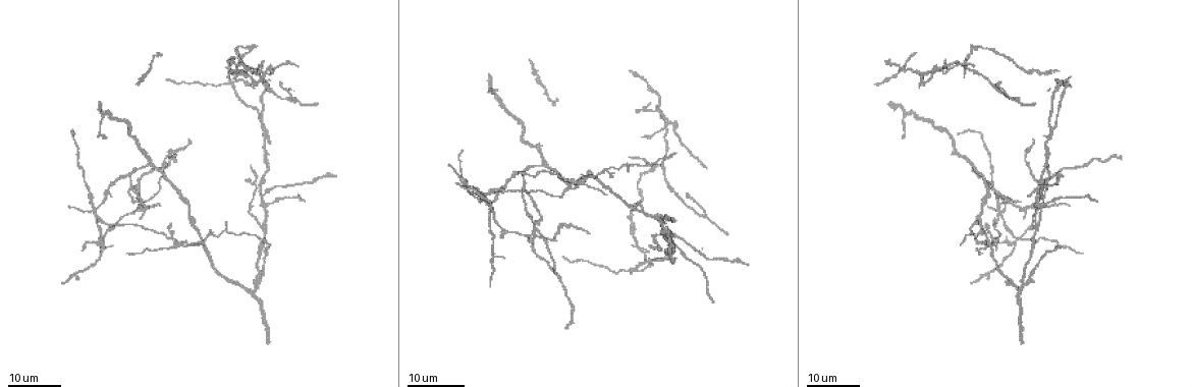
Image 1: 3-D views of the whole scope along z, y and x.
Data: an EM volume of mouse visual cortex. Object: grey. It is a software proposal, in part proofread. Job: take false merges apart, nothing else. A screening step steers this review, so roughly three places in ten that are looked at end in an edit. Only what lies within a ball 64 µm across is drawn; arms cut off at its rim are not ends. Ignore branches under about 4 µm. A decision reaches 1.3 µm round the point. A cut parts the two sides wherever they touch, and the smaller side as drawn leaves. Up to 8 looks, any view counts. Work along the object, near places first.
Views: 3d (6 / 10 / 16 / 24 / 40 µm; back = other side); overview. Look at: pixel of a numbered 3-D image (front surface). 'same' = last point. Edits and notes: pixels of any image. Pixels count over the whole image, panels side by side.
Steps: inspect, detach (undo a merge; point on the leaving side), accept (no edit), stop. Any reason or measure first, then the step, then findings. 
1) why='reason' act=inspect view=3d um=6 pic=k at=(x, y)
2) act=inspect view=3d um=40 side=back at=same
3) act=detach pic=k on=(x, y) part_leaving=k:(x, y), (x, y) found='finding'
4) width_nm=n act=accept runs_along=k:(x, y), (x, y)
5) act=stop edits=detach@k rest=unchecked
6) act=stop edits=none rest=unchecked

why='looks like a crossing' act=inspect view=3d um=16 pic=1 at=(1041, 205)

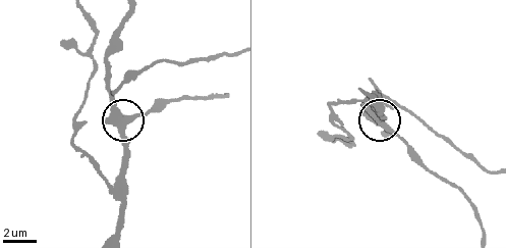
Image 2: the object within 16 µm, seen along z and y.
why='closer look' act=inspect view=3d um=6 pic=2 at=(376, 121)

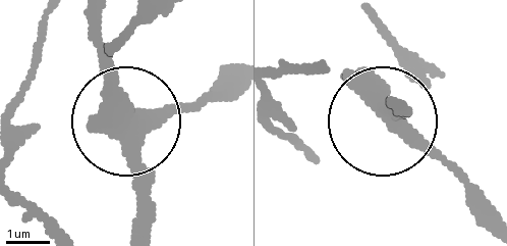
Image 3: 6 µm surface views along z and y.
width_nm=370 act=accept runs_along=3:(392, 100), (388, 118), (487, 206) found='one cell here'

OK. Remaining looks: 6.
why='small branch off a trunk' act=inspect view=3d um=24 pic=1 at=(129, 176)

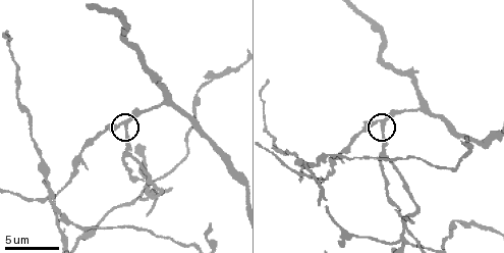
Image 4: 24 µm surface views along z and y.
act=inspect view=3d um=6 pic=4 at=(384, 124)

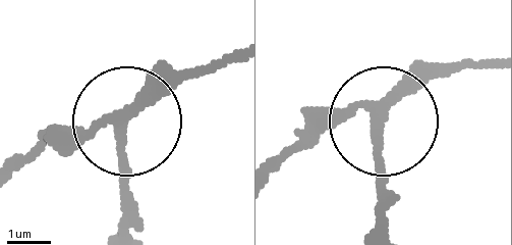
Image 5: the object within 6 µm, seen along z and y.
act=accept runs_along=5:(232, 52), (167, 78), (133, 107), (123, 130), (123, 202) found='continuous, no second cell'

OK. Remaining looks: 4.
why='thin arm on a thick one' act=inspect view=3d um=10 pic=4 at=(401, 240)

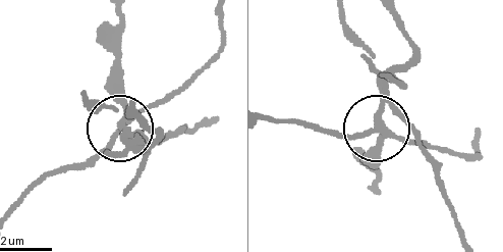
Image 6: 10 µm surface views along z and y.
side_arm_um=21 arms=4 act=detach pic=6 on=(360, 134) found='a second cell is stuck on'

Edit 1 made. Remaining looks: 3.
why='thick turns thin' act=inspect view=3d um=16 pic=1 at=(266, 130)

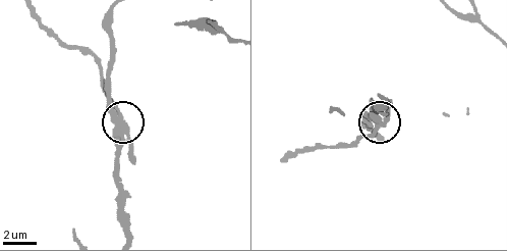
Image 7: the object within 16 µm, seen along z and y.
act=inspect view=3d um=10 pic=7 at=(114, 117)

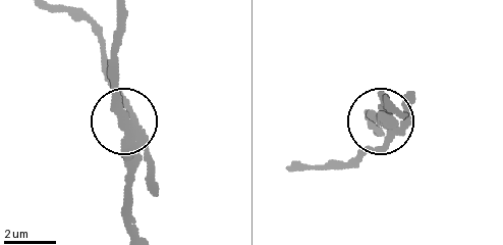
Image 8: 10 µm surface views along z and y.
width_nm=290 act=detach pic=8 on=(154, 169) part_leaving=8:(137, 133), (94, 30), (54, 9) found='a second cell is stuck on'

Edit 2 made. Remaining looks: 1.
act=stop edits=detach@6,detach@8 rest=unchecked

